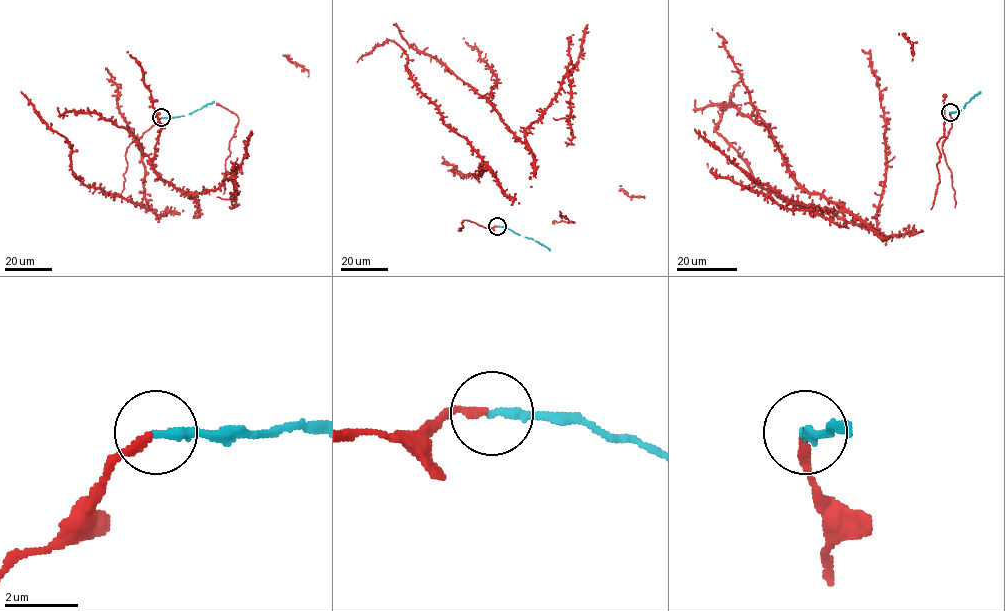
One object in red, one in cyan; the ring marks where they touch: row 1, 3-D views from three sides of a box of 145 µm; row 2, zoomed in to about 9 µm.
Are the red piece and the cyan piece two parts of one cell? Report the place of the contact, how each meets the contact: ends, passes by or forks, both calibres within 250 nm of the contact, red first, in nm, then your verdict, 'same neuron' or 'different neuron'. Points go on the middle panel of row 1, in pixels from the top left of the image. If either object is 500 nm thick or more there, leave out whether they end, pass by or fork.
place (497, 226); red ends; cyan ends; calibres 200 and 240 nm; same neuron

